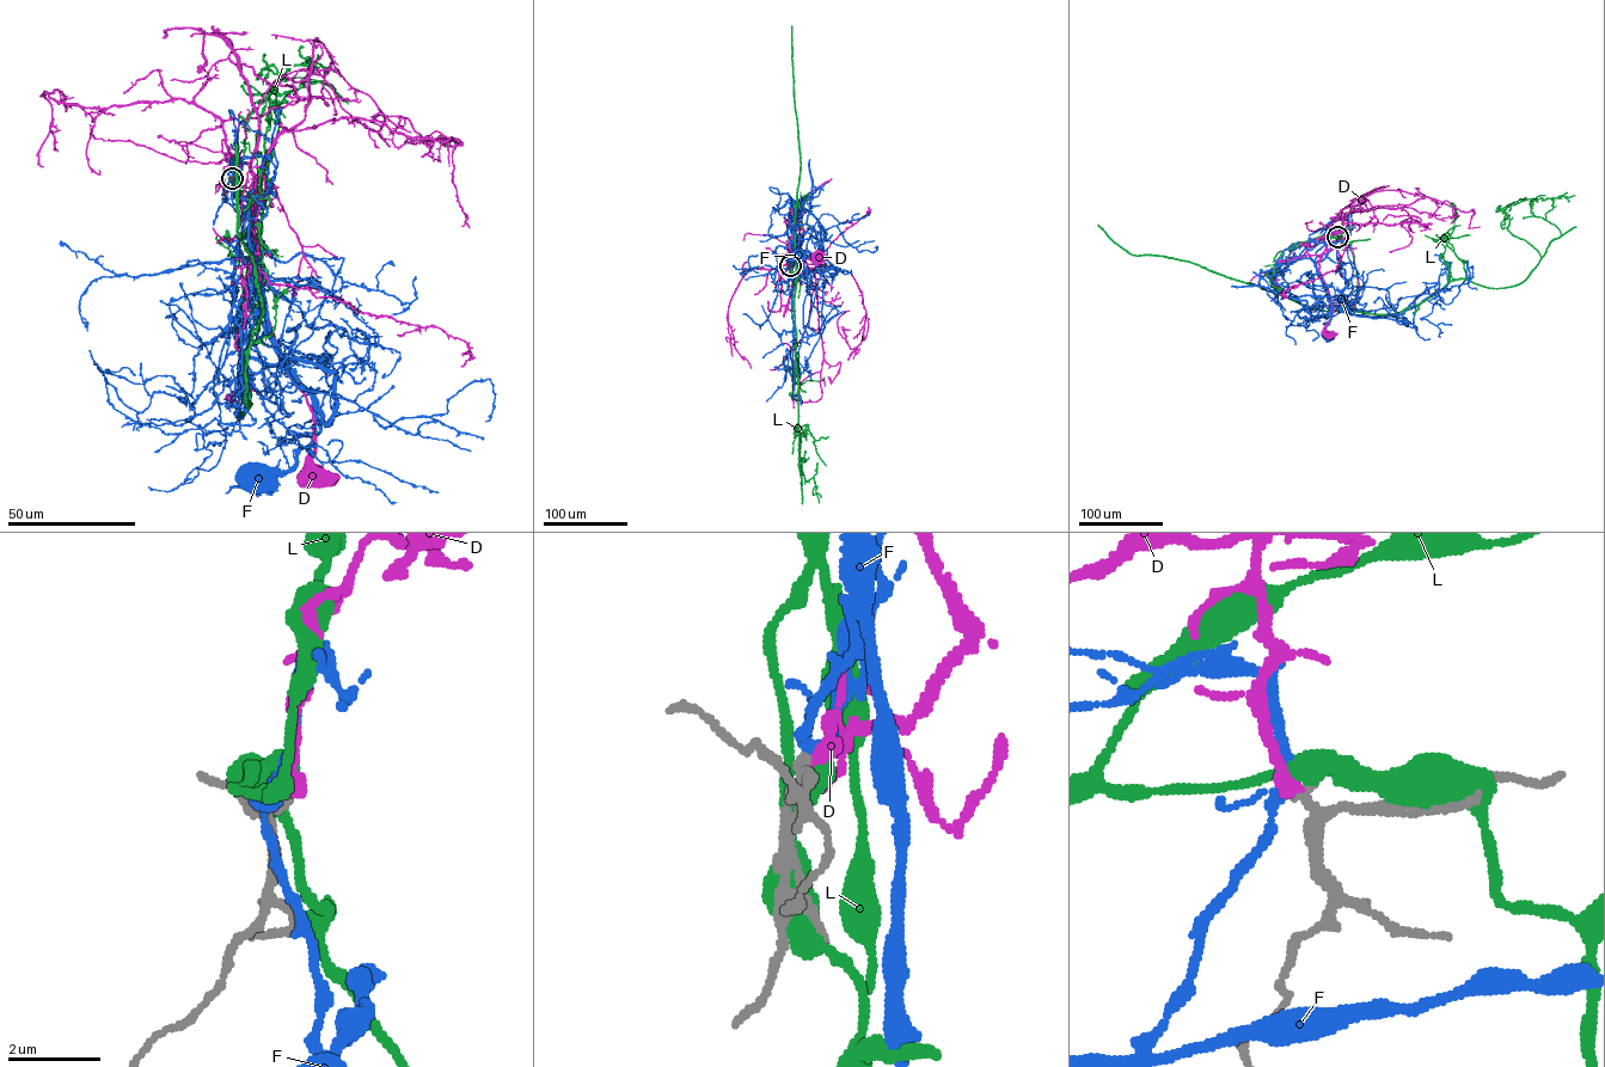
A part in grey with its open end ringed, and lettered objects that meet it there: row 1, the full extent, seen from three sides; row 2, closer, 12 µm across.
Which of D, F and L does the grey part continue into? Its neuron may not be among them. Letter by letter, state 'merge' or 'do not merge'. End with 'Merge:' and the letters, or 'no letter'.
D: merge
F: do not merge
L: do not merge
Merge: D

